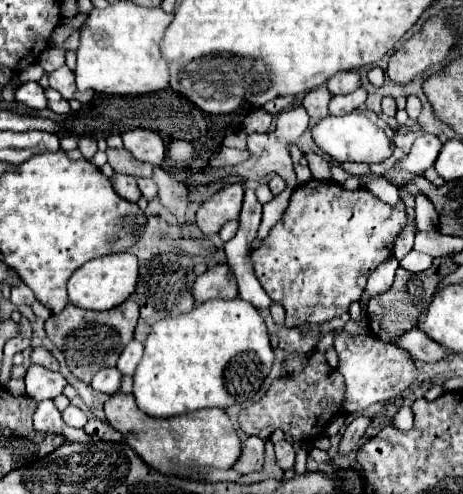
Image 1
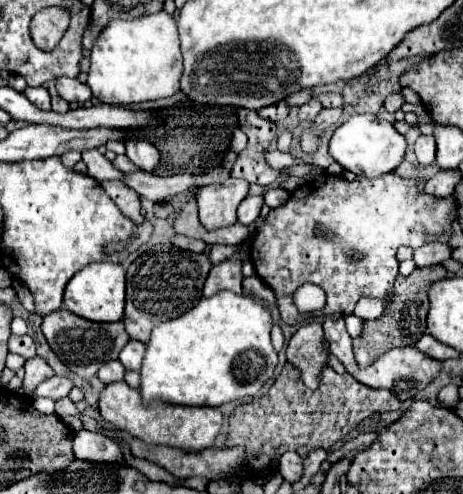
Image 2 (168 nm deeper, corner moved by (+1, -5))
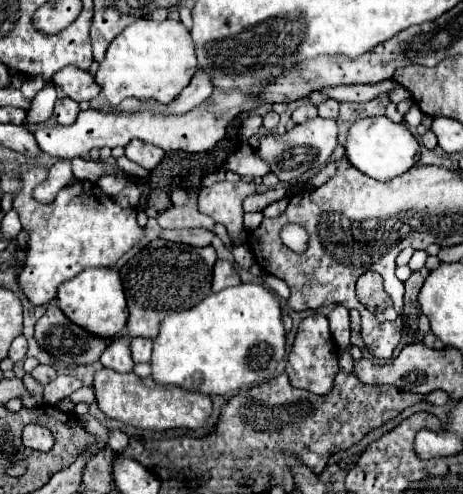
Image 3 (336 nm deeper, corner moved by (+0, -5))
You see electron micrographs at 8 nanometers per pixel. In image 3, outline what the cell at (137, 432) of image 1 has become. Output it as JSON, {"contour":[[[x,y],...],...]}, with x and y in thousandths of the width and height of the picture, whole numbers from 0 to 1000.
{"contour":[[[214,747],[205,755],[205,779],[201,779],[210,820],[214,828],[253,852],[279,856],[300,868],[335,868],[356,872],[369,864],[408,864],[425,868],[443,856],[443,848],[456,840],[456,804],[438,796],[417,796],[404,787],[391,787],[382,779],[343,779],[326,763],[296,763],[283,755],[257,755],[244,747]]]}

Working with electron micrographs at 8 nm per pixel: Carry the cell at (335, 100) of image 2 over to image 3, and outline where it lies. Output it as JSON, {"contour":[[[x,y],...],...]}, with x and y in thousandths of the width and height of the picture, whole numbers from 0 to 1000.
{"contour":[[[706,200],[689,213],[689,237],[698,241],[728,241],[728,229],[732,229],[732,209],[719,200]]]}

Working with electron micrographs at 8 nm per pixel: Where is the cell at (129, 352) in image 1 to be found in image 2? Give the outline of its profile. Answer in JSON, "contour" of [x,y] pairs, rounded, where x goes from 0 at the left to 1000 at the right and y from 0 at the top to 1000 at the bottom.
{"contour":[[[289,686],[276,690],[276,698],[259,715],[259,731],[272,743],[272,751],[302,751],[302,739],[307,739],[307,727],[311,727],[311,711],[315,711],[311,694],[289,690]]]}

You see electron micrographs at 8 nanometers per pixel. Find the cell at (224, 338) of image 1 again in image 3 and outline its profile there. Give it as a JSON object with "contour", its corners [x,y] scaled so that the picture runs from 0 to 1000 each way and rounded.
{"contour":[[[521,573],[456,593],[408,630],[374,634],[352,646],[348,670],[330,690],[330,767],[348,779],[387,779],[395,787],[434,791],[443,800],[486,800],[508,787],[538,787],[594,759],[603,731],[616,723],[616,662],[603,605],[590,589],[559,573]]]}

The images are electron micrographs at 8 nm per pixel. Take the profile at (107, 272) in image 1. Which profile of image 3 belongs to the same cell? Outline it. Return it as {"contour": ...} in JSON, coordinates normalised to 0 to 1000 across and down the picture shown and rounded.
{"contour":[[[235,540],[184,545],[166,561],[140,569],[123,593],[123,617],[162,658],[179,662],[184,670],[192,670],[218,686],[257,682],[270,670],[274,642],[279,642],[257,553]]]}

